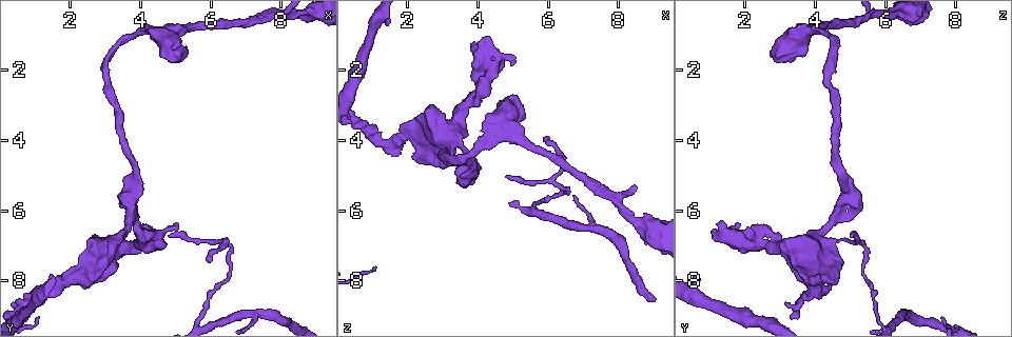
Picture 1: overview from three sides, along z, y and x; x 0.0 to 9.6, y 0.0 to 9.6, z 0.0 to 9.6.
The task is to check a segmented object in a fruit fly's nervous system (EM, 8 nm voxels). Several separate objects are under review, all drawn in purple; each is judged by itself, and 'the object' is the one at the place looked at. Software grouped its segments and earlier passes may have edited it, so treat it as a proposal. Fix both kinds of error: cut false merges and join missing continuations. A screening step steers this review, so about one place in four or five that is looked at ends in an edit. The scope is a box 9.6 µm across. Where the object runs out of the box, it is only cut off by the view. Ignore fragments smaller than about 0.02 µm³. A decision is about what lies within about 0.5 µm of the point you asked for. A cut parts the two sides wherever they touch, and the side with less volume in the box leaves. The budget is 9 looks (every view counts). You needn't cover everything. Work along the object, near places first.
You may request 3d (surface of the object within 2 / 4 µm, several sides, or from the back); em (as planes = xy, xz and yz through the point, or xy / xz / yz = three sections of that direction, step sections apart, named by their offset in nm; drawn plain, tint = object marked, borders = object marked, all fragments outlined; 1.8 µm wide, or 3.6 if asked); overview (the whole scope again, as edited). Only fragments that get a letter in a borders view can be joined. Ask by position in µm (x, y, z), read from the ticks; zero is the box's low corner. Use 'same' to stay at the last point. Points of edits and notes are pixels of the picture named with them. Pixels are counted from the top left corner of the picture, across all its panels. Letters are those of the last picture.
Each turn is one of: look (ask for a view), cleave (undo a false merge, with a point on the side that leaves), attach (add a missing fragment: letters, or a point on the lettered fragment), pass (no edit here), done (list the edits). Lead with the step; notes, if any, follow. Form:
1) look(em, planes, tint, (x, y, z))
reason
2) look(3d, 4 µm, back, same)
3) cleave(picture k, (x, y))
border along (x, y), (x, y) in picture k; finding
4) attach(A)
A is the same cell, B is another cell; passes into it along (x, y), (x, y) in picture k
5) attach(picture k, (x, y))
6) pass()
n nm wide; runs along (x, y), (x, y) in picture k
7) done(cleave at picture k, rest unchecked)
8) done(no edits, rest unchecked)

look(3d, 2 µm, (1.25, 8.25, 4.05))
thick turns thin

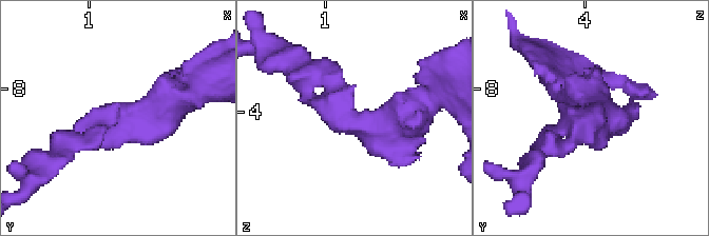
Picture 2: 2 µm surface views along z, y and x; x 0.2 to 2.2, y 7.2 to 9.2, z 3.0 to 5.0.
look(em, planes, plain, (1.16, 8.24, 4.06))

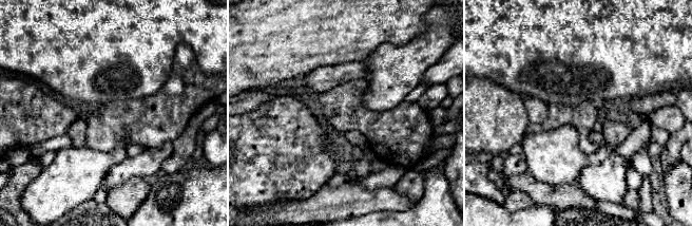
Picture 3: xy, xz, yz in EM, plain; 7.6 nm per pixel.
look(em, planes, borders, same)

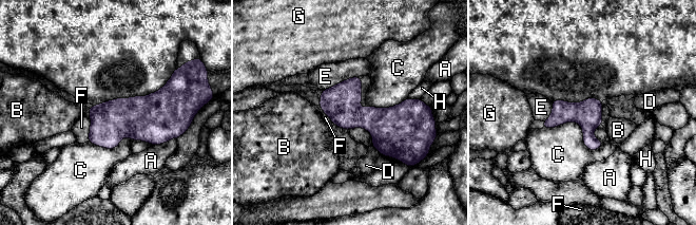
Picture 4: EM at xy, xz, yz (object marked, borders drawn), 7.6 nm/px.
pass()
200 nm wide; A, B, C, D, E, F, G and H are other cells; border along (543, 127), (603, 144) in picture 4; continuous, no second neuron

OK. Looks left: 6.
look(3d, 2 µm, (3.85, 6.30, 4.90))
an open end

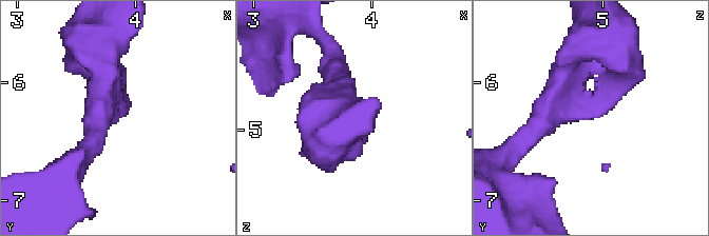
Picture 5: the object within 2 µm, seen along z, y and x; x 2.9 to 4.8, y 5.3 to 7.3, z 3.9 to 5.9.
look(em, xy, step 8, tint, (3.92, 6.28, 4.90))

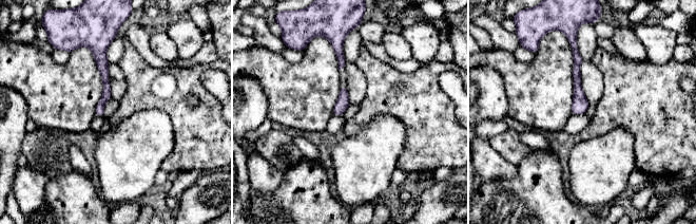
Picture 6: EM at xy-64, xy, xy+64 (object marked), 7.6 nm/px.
look(em, planes, borders, same)
cut it another way

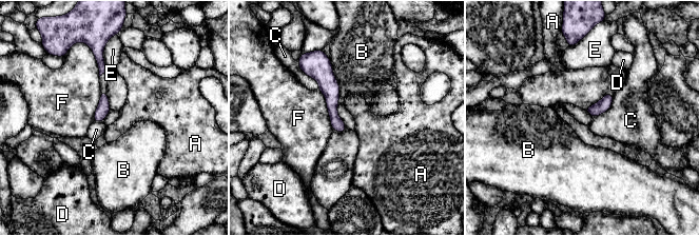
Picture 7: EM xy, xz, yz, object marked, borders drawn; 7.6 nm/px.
pass()
A, B, C, D, E and F are other cells; border along (614, 94), (612, 105), (594, 118) in picture 7; none of them fits

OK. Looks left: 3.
look(3d, 4 µm, (3.75, 7.00, 2.95))
touches itself

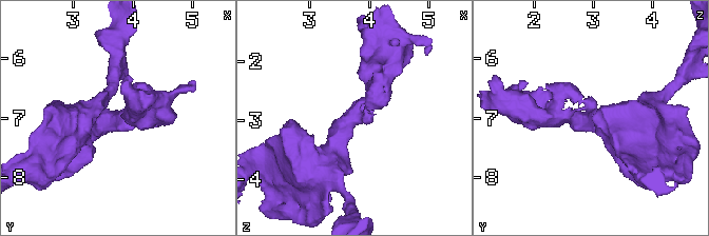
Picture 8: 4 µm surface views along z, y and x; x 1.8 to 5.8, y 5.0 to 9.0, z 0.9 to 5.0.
look(em, planes, borders, (3.75, 7.00, 2.95))

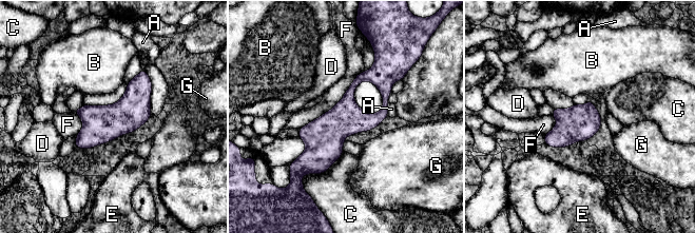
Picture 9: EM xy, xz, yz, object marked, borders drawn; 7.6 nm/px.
pass()
F touches over 650 nm; A, B, C, D, E, F and G are other cells; border along (365, 71), (330, 110), (300, 129) in picture 9; continuous, no second neuron

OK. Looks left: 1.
done(no edits, rest unchecked)

